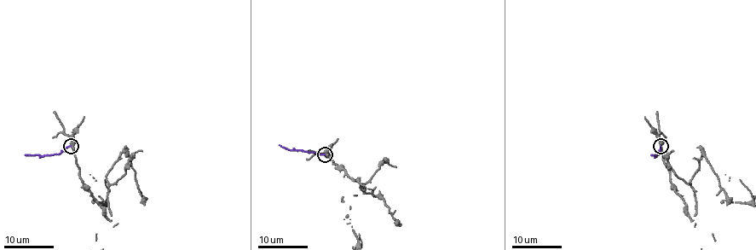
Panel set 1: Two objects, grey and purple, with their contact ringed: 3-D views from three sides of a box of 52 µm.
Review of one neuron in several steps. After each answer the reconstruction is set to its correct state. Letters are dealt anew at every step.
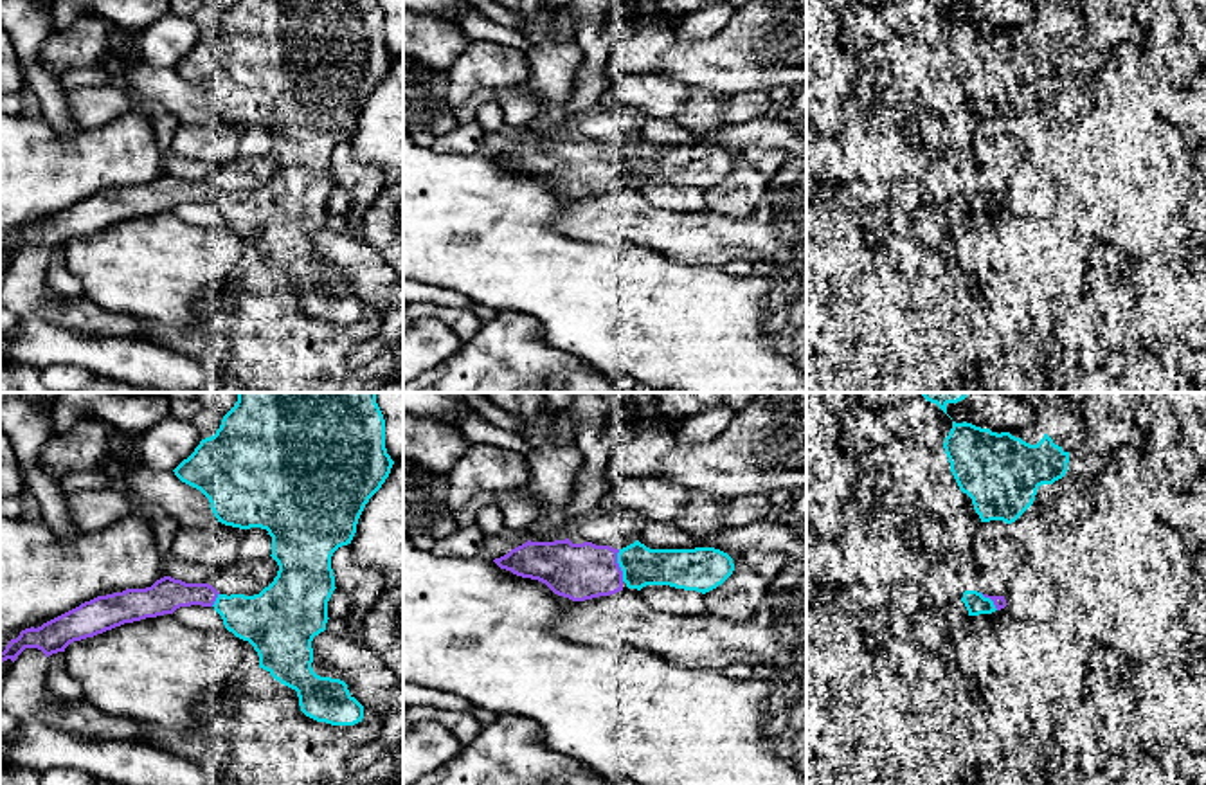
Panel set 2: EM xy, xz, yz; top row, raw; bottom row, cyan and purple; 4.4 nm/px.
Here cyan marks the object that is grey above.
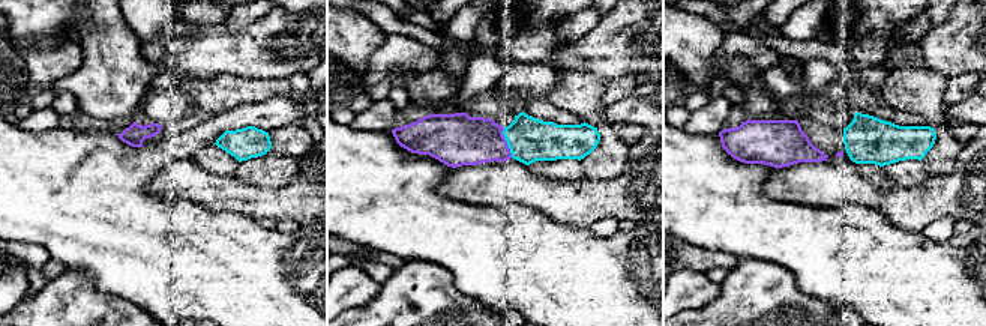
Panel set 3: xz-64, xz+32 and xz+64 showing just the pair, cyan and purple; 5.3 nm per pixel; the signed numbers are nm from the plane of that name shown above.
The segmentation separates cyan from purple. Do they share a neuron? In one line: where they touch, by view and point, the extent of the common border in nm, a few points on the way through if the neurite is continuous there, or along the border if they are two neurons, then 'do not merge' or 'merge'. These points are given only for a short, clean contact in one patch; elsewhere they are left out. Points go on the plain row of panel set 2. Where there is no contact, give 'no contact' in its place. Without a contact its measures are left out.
meets cyan in xz at (620, 162); contact 150 nm long; merge

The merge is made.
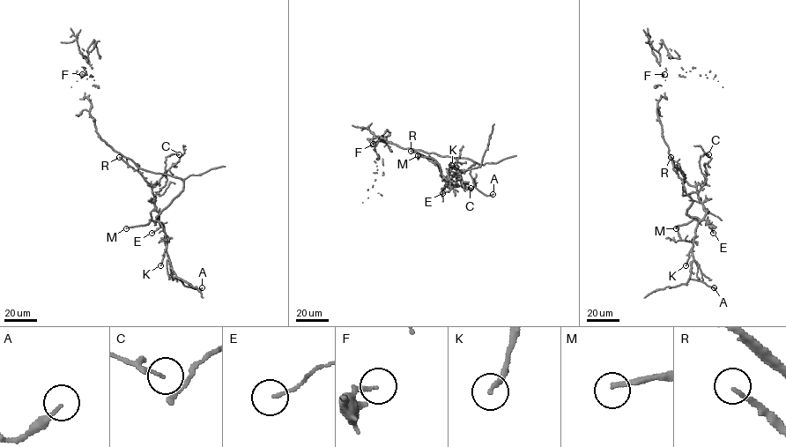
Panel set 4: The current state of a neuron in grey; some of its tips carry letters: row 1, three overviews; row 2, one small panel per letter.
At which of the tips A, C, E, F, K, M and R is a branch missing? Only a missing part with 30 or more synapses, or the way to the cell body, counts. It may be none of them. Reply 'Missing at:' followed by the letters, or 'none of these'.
Missing at: K, M, R

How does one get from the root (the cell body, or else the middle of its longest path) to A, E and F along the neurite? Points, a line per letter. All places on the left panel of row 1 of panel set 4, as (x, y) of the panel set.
A: (159, 174), (180, 177), (183, 182), (183, 189), (156, 217), (165, 234), (172, 270), (184, 286), (202, 287)
E: (159, 174), (180, 178), (183, 187), (156, 217), (160, 227), (152, 233)
F: (159, 174), (139, 168), (100, 138), (90, 114), (88, 96), (93, 76), (82, 74)

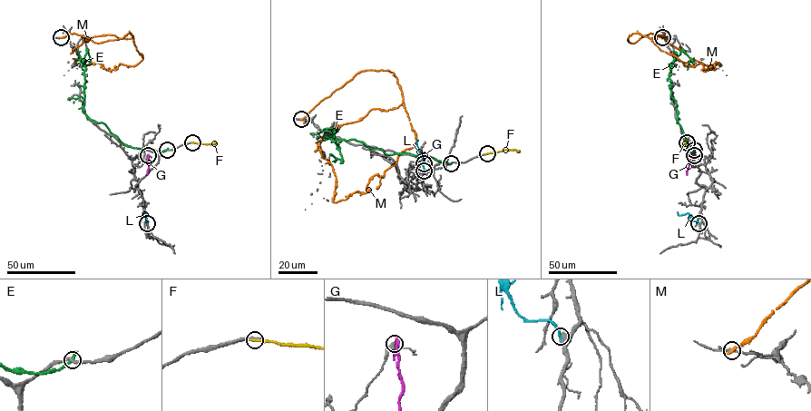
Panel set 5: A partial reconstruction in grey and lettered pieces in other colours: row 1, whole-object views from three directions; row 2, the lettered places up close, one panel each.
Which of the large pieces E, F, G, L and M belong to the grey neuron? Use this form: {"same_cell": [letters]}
{"same_cell": []}

